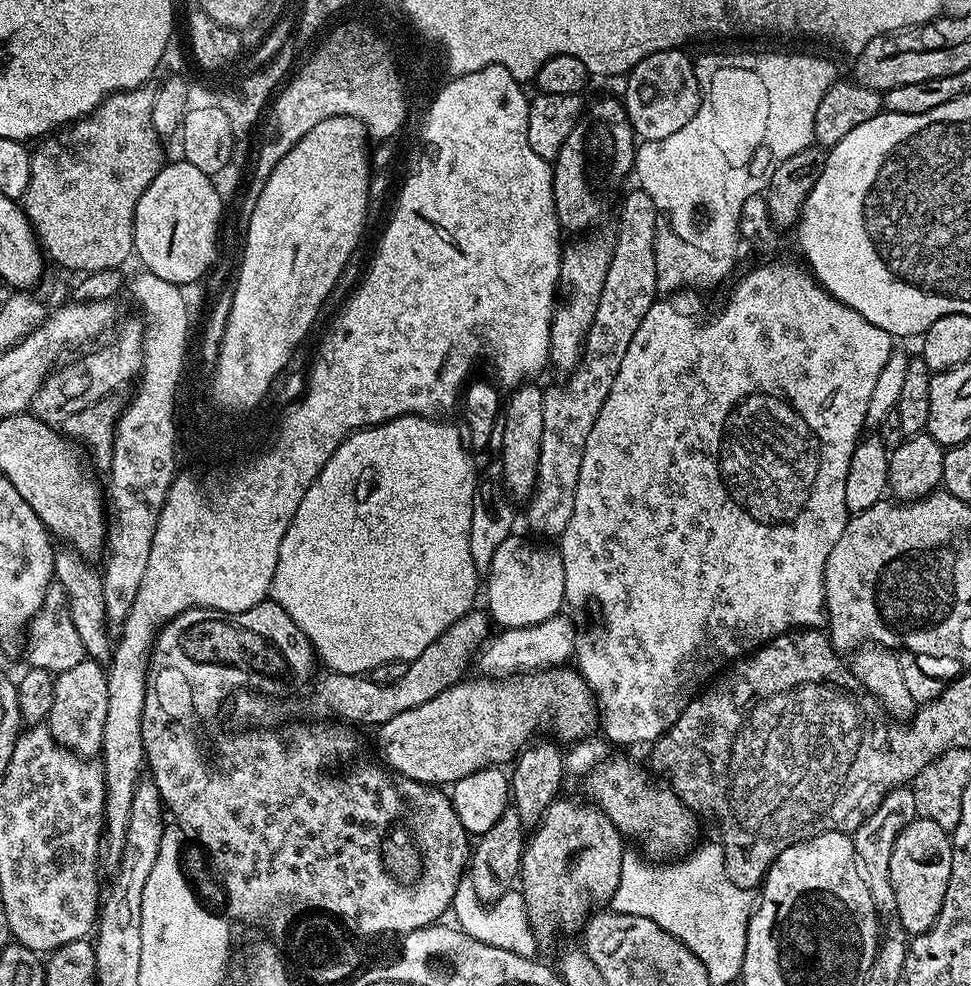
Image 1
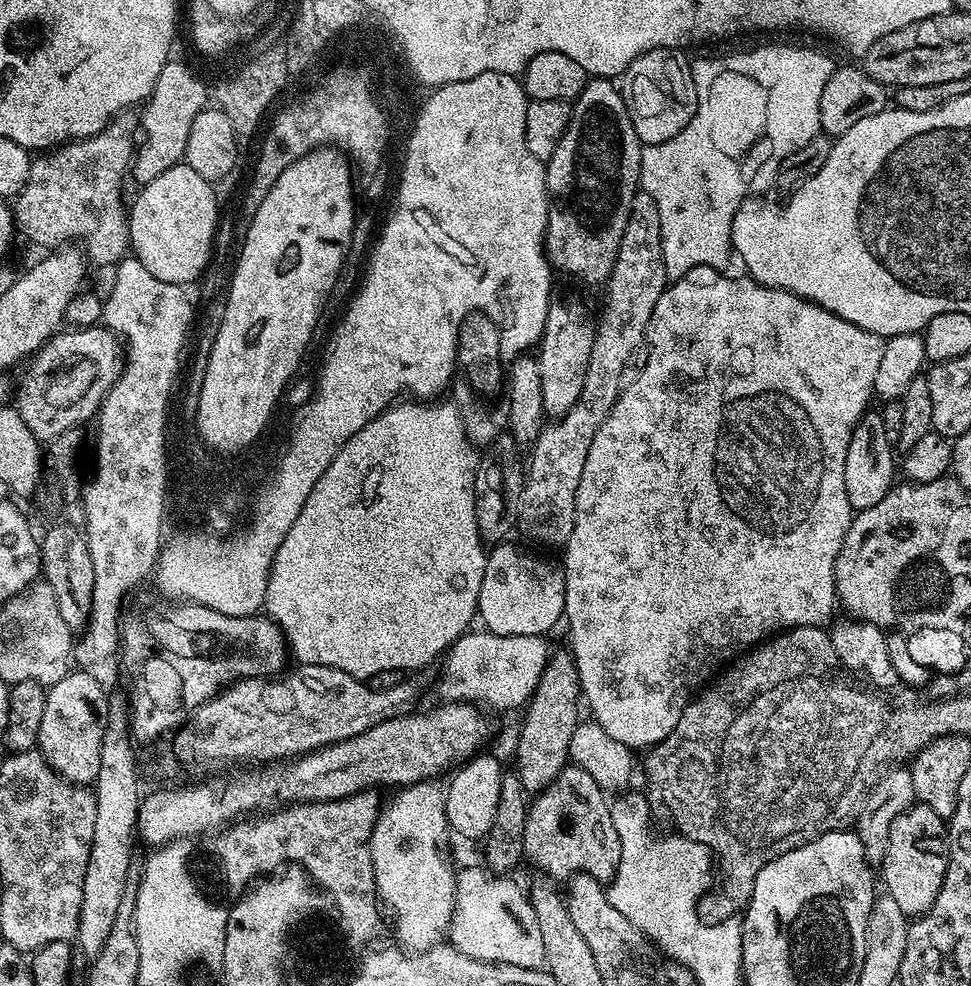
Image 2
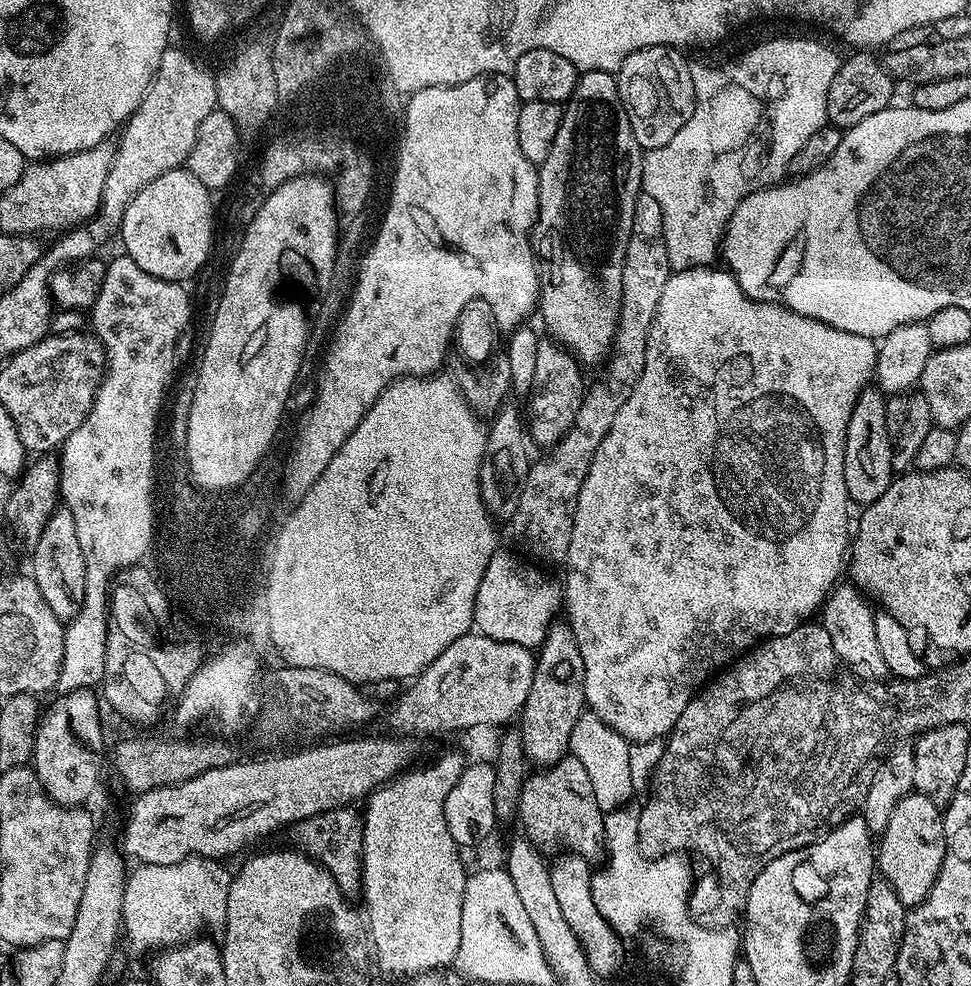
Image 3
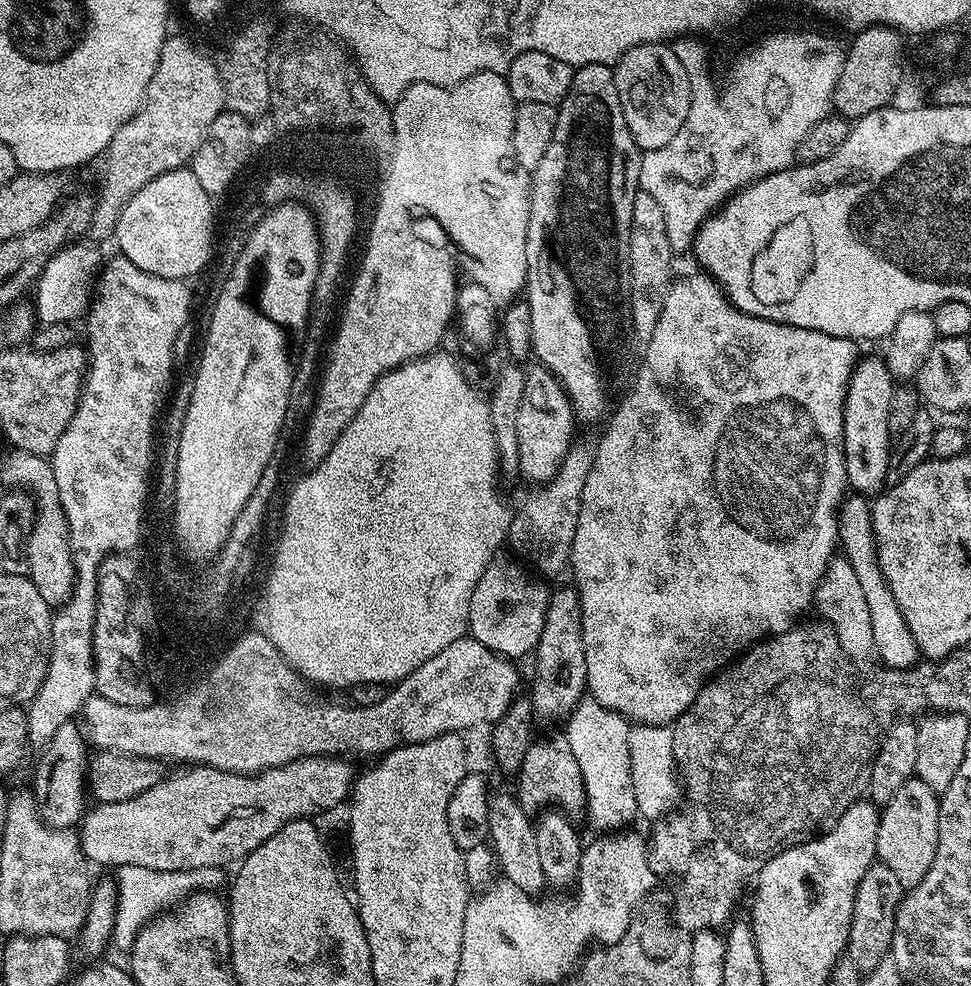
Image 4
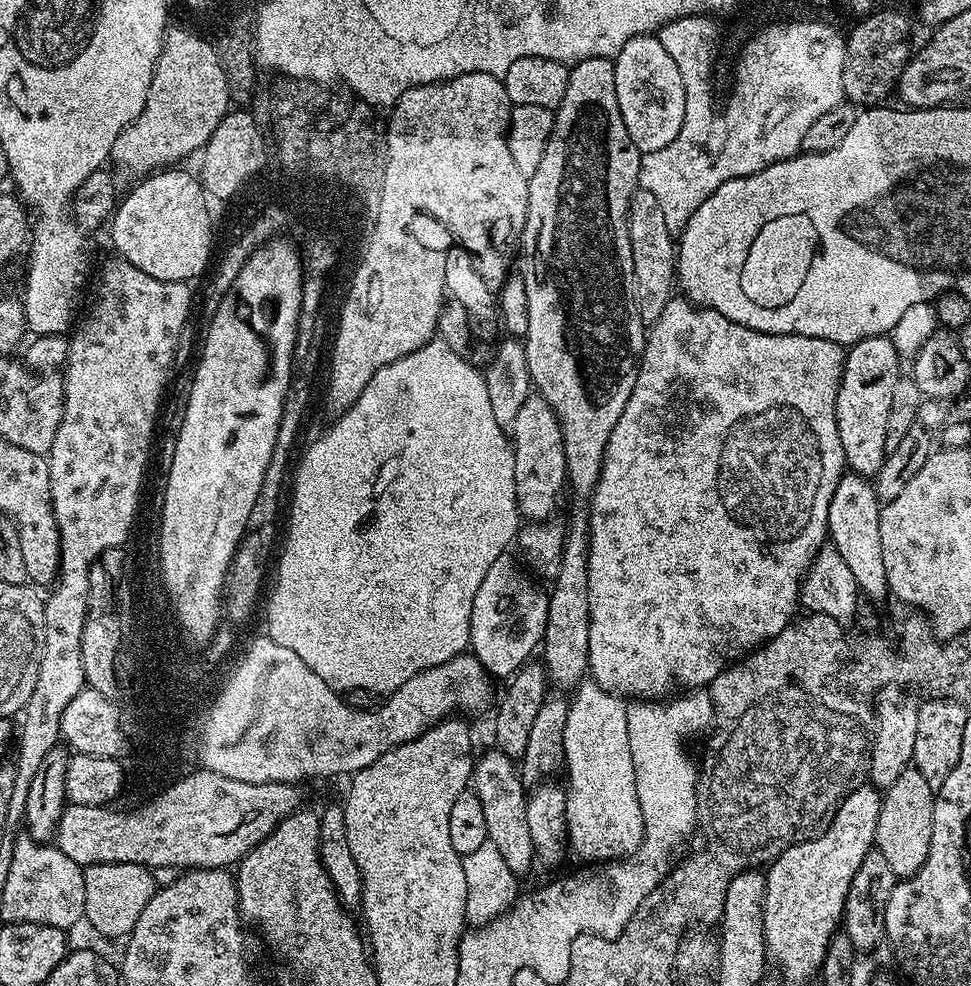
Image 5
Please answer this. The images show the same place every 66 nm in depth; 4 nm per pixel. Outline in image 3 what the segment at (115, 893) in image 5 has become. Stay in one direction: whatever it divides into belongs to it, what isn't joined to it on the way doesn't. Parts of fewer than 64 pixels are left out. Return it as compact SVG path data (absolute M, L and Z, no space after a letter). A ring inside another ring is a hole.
M188 856L187 859L170 866L154 866L153 864L137 863L129 871L126 882L126 894L122 902L122 925L126 944L136 952L155 953L157 950L183 944L201 935L207 924L223 925L228 905L228 887L232 885L233 873L223 868L221 861L206 856Z

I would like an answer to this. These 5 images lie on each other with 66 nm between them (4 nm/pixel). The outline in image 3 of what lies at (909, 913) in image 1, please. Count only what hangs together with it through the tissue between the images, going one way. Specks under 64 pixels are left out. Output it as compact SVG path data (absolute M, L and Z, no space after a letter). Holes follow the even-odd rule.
M920 792L908 793L894 806L894 814L890 814L890 822L884 832L878 836L876 862L879 875L890 886L894 886L894 894L898 894L905 909L916 907L930 892L930 886L938 878L938 870L942 870L942 858L946 854L946 838L944 837L944 818L941 805L930 802Z

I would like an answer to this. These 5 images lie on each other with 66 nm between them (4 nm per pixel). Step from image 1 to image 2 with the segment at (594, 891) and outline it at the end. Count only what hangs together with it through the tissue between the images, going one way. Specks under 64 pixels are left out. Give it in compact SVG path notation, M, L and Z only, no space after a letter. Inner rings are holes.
M569 763L568 767L562 769L558 778L554 778L541 792L531 797L528 805L524 831L524 855L527 863L532 863L545 877L557 876L561 882L578 872L588 872L601 882L612 881L619 864L619 836L610 818L609 797L604 796L607 796L605 789L600 788L598 782L586 774L586 770L574 763Z

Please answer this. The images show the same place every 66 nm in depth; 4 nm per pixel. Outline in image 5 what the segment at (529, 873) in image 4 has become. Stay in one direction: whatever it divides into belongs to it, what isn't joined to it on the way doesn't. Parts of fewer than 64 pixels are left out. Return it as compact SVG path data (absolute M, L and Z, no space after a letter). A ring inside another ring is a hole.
M495 746L489 748L489 752L475 757L470 788L475 792L478 802L482 802L488 843L495 846L498 854L502 854L506 866L510 866L512 872L523 874L531 870L536 860L534 838L530 838L530 825L526 819L528 805L526 785L520 780L517 761L513 757L502 754Z

